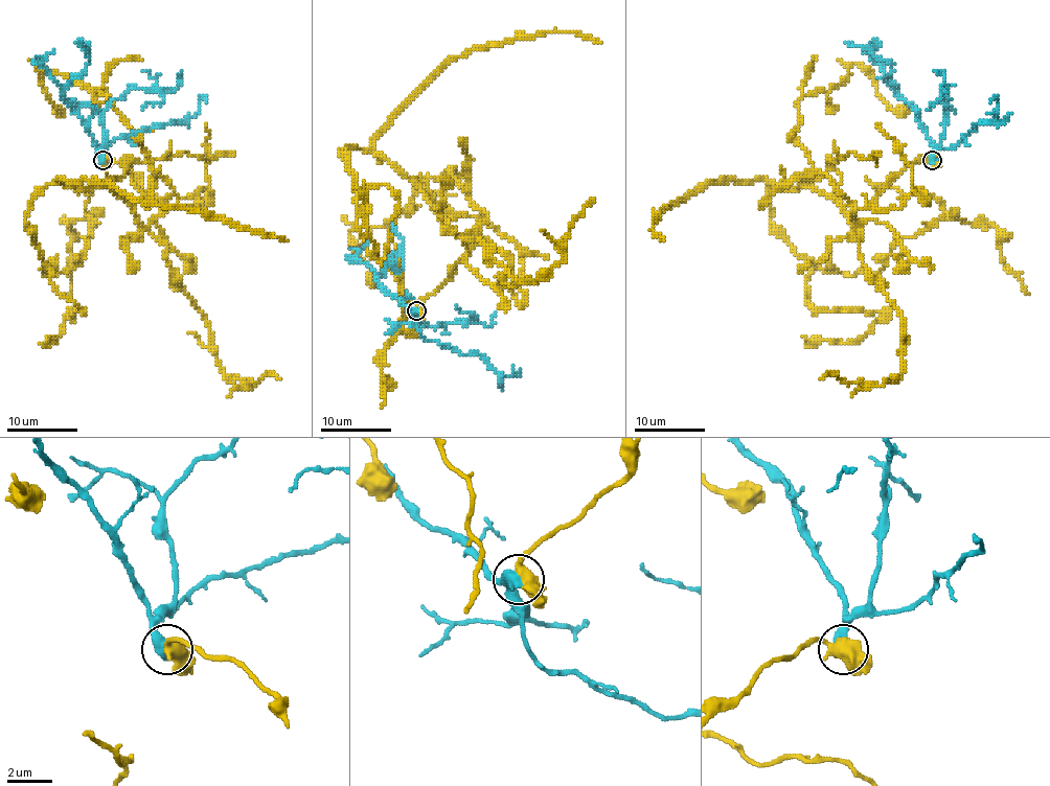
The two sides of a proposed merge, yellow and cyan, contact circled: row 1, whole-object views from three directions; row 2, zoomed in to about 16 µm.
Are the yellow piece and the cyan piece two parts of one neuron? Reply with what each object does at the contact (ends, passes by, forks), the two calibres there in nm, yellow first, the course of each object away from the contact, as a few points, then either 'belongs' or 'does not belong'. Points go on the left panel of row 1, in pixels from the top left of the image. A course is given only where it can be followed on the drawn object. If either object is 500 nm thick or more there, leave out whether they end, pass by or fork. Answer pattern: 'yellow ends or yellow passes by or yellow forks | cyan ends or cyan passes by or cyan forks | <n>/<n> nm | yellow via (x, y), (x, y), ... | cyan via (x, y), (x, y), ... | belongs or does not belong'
550/550 nm | yellow via (103, 160), (166, 208), (143, 226), (49, 183), (26, 224), (45, 275), (90, 218), (68, 295) | cyan via (103, 160), (86, 122), (63, 94), (72, 78), (88, 63), (88, 46), (77, 41) | does not belong

